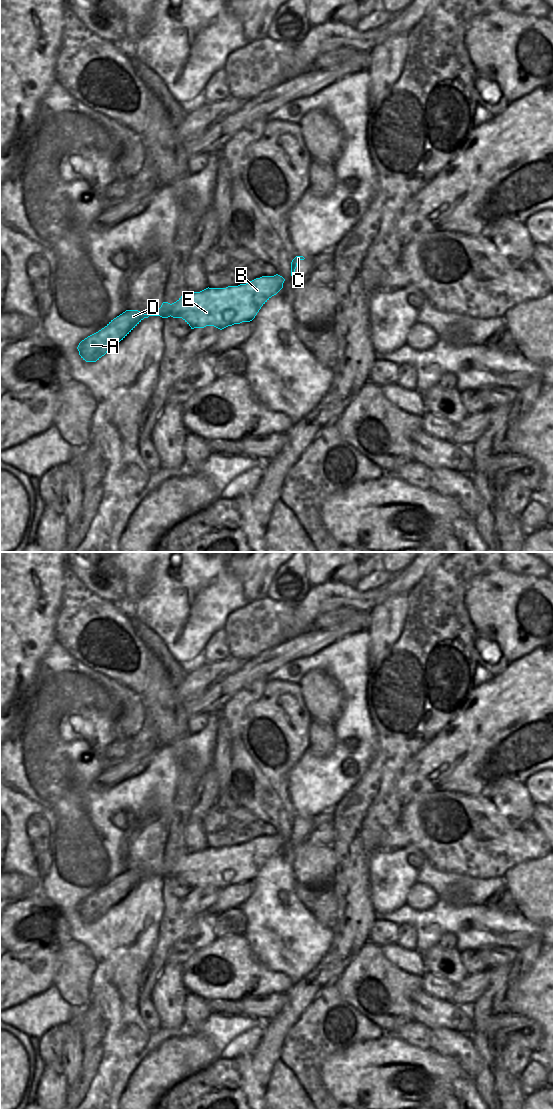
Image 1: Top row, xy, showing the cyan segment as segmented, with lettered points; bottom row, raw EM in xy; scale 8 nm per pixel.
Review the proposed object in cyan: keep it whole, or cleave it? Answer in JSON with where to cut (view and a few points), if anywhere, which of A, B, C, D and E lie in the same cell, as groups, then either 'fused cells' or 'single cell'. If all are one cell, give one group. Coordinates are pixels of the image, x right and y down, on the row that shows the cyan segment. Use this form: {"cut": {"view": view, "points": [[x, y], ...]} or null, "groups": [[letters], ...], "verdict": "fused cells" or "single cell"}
{"cut": null, "groups": [["A", "B", "C", "D", "E"]], "verdict": "single cell"}

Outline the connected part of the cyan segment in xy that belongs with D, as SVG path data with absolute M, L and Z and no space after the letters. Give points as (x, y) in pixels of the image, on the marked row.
M278 274L262 276L238 286L208 287L200 292L187 292L172 304L163 302L161 307L153 314L144 314L138 310L126 310L111 320L104 328L82 340L77 347L79 355L86 362L96 362L112 346L123 340L144 318L149 316L182 318L191 329L214 326L222 330L234 324L250 322L255 318L261 307L283 288L284 281L285 279Z

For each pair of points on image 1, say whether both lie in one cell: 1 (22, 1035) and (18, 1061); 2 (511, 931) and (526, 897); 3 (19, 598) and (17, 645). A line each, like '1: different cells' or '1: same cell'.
1: different cells
2: different cells
3: same cell

